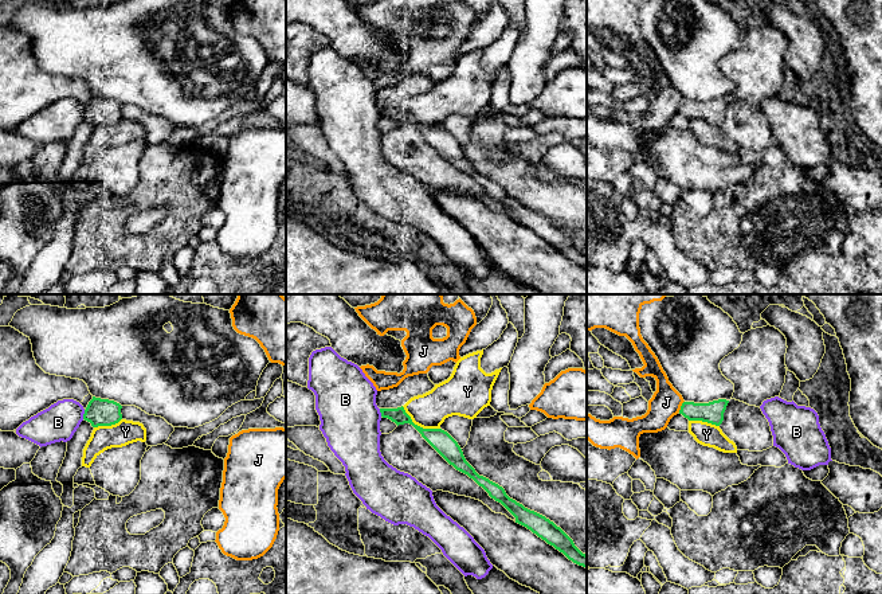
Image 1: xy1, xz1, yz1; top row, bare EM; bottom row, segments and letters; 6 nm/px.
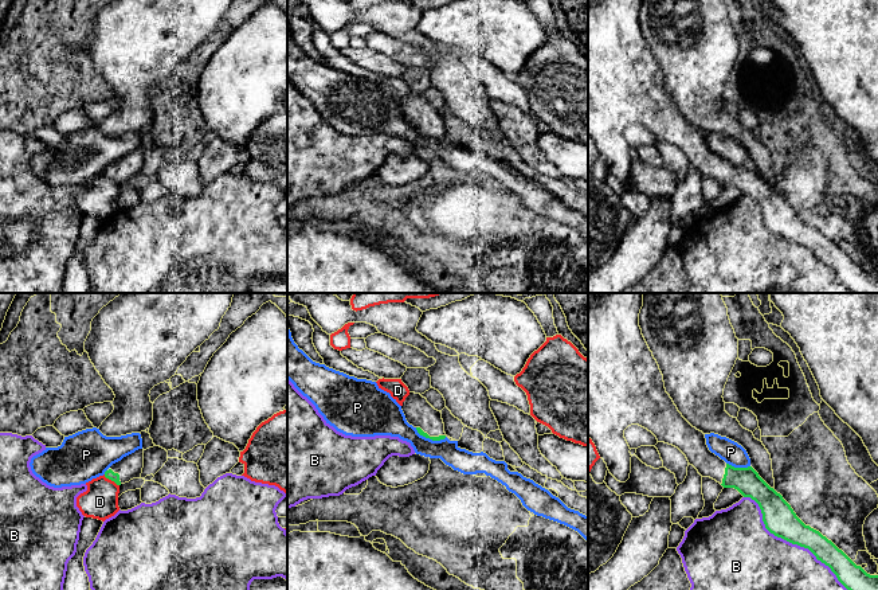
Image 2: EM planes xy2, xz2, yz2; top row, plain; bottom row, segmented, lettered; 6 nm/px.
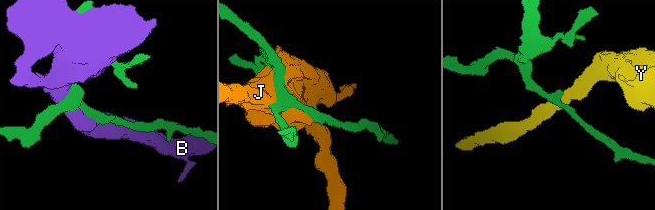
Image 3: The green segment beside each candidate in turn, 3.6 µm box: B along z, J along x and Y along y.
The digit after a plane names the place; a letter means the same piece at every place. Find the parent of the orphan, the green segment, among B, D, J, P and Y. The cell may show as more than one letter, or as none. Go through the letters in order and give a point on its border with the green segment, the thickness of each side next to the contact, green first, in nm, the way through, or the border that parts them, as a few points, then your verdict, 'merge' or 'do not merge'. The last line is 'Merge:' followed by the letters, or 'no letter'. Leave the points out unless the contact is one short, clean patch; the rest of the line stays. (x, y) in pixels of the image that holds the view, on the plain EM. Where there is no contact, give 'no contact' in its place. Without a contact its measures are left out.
B: meets green in yz2 at (792, 242); 190 nm thick on the green side, 500 nm on the other; do not merge
D: meets green in xy2 at (112, 179); 60 nm thick on the green side, 220 nm on the other; border along xy2 (104, 174), (118, 184); do not merge
J: meets green in yz1 at (681, 105); 130 nm thick on the green side, 180 nm on the other; do not merge
P: meets green in xz2 at (430, 137); 40 nm thick on the green side, 160 nm on the other; border along xz2 (415, 127), (420, 133), (432, 139), (443, 139), (446, 136); do not merge
Y: meets green in xz1 at (419, 125); 120 nm thick on the green side, 220 nm on the other; do not merge
Merge: no letter

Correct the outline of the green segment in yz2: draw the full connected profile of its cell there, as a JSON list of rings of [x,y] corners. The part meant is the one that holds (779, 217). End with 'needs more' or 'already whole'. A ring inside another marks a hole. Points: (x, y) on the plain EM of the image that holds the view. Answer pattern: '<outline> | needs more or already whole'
[[[588,0],[588,136],[609,172],[620,181],[630,177],[632,155],[624,129],[639,124],[651,130],[658,141],[678,146],[702,176],[710,176],[724,187],[734,187],[744,196],[754,199],[771,233],[808,247],[852,293],[878,293],[878,274],[867,273],[831,239],[806,224],[752,165],[734,167],[709,149],[705,133],[682,116],[666,91],[663,74],[639,26],[642,5],[643,0]]] | needs more

